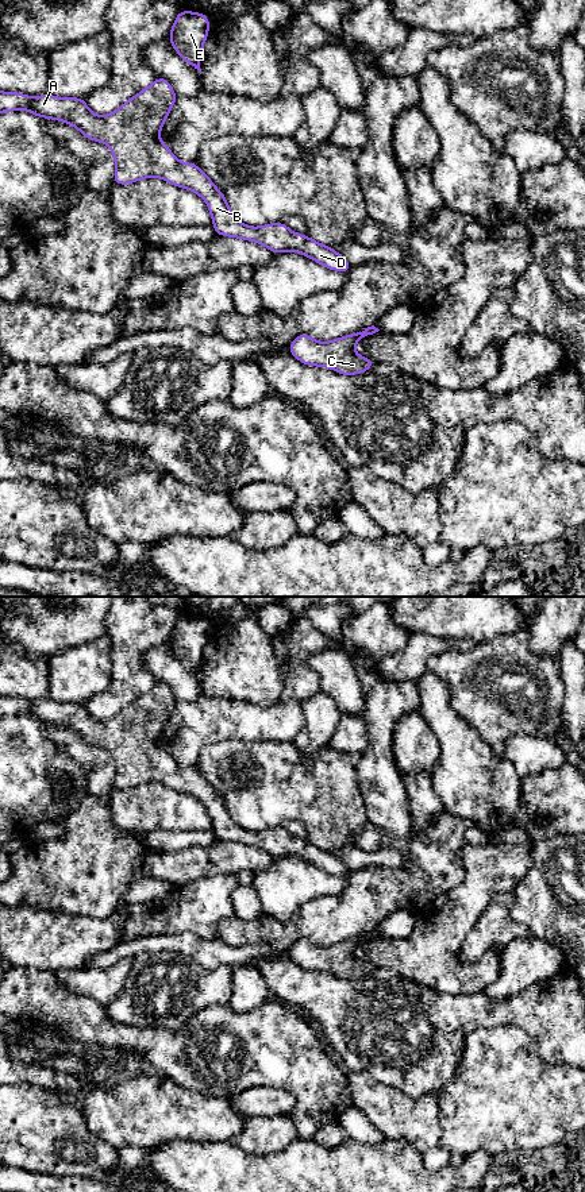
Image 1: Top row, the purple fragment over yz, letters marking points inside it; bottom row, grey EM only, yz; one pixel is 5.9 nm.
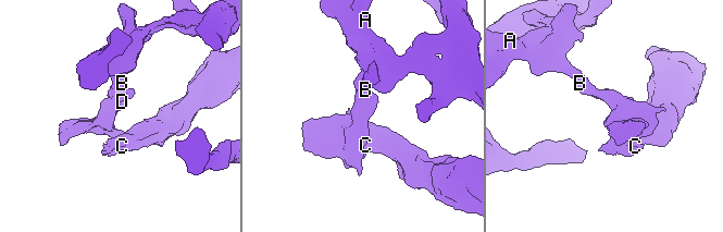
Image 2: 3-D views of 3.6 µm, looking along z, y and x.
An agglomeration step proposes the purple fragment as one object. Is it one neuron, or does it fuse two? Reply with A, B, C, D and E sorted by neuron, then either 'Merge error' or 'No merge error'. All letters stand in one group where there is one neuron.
Groups: A B D E / C. Merge error

